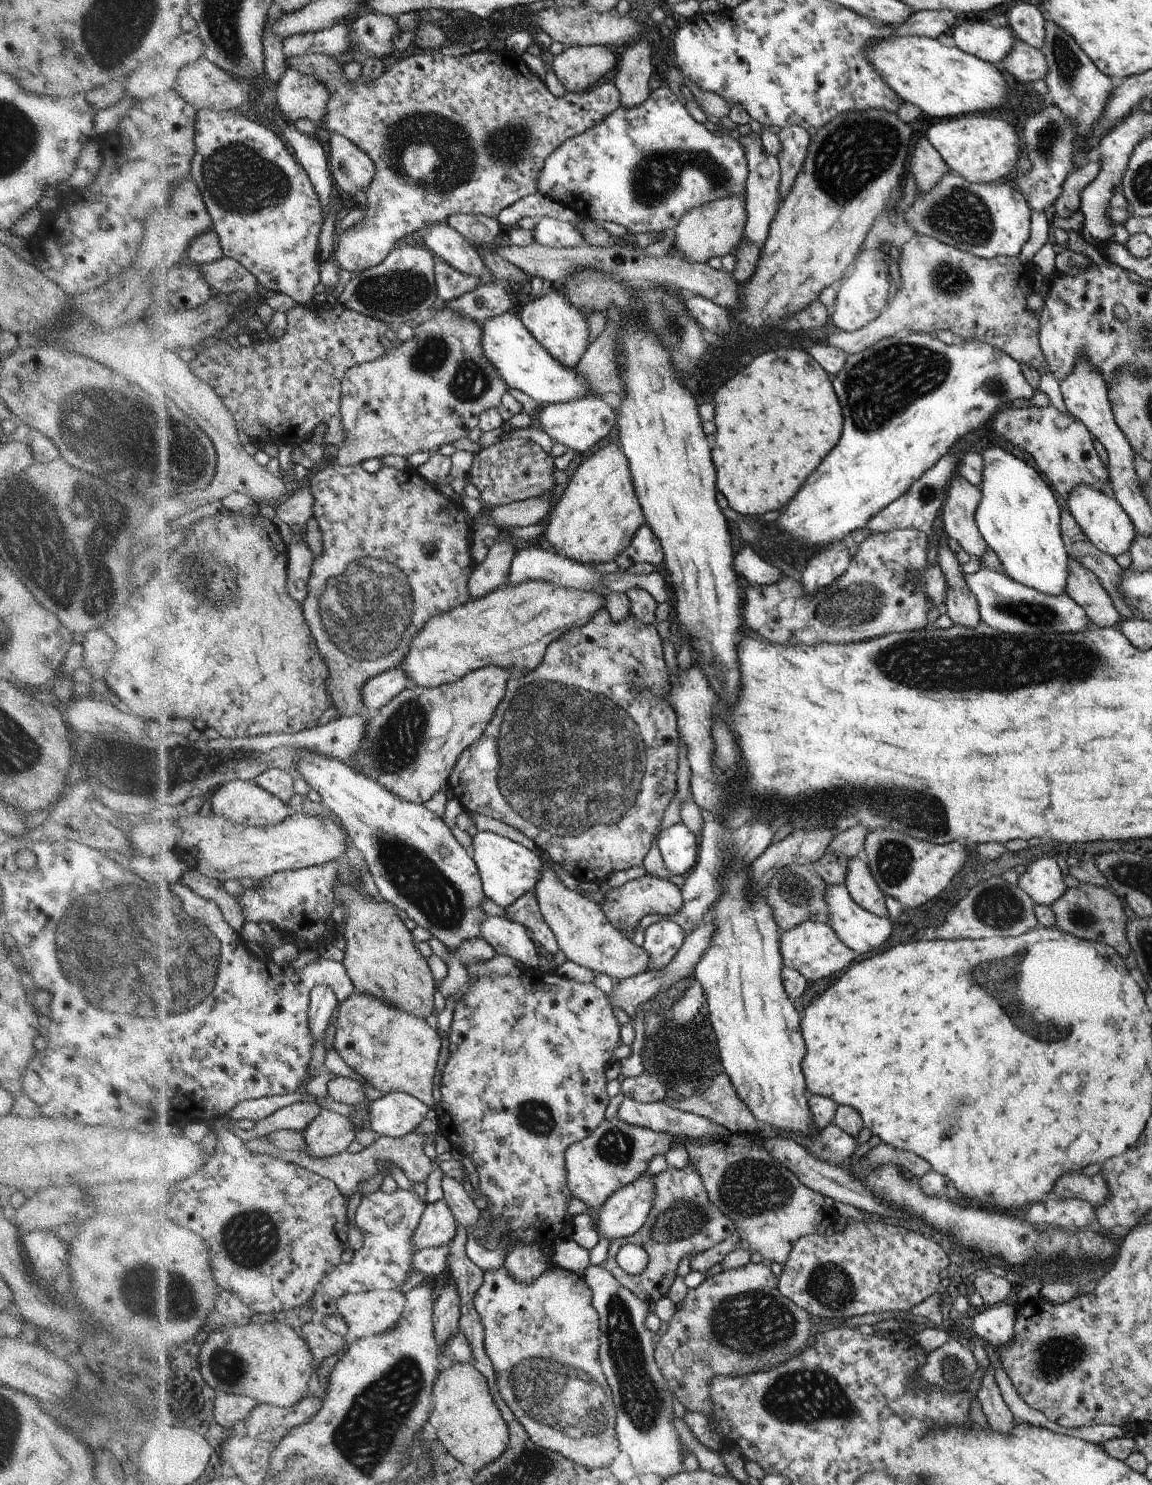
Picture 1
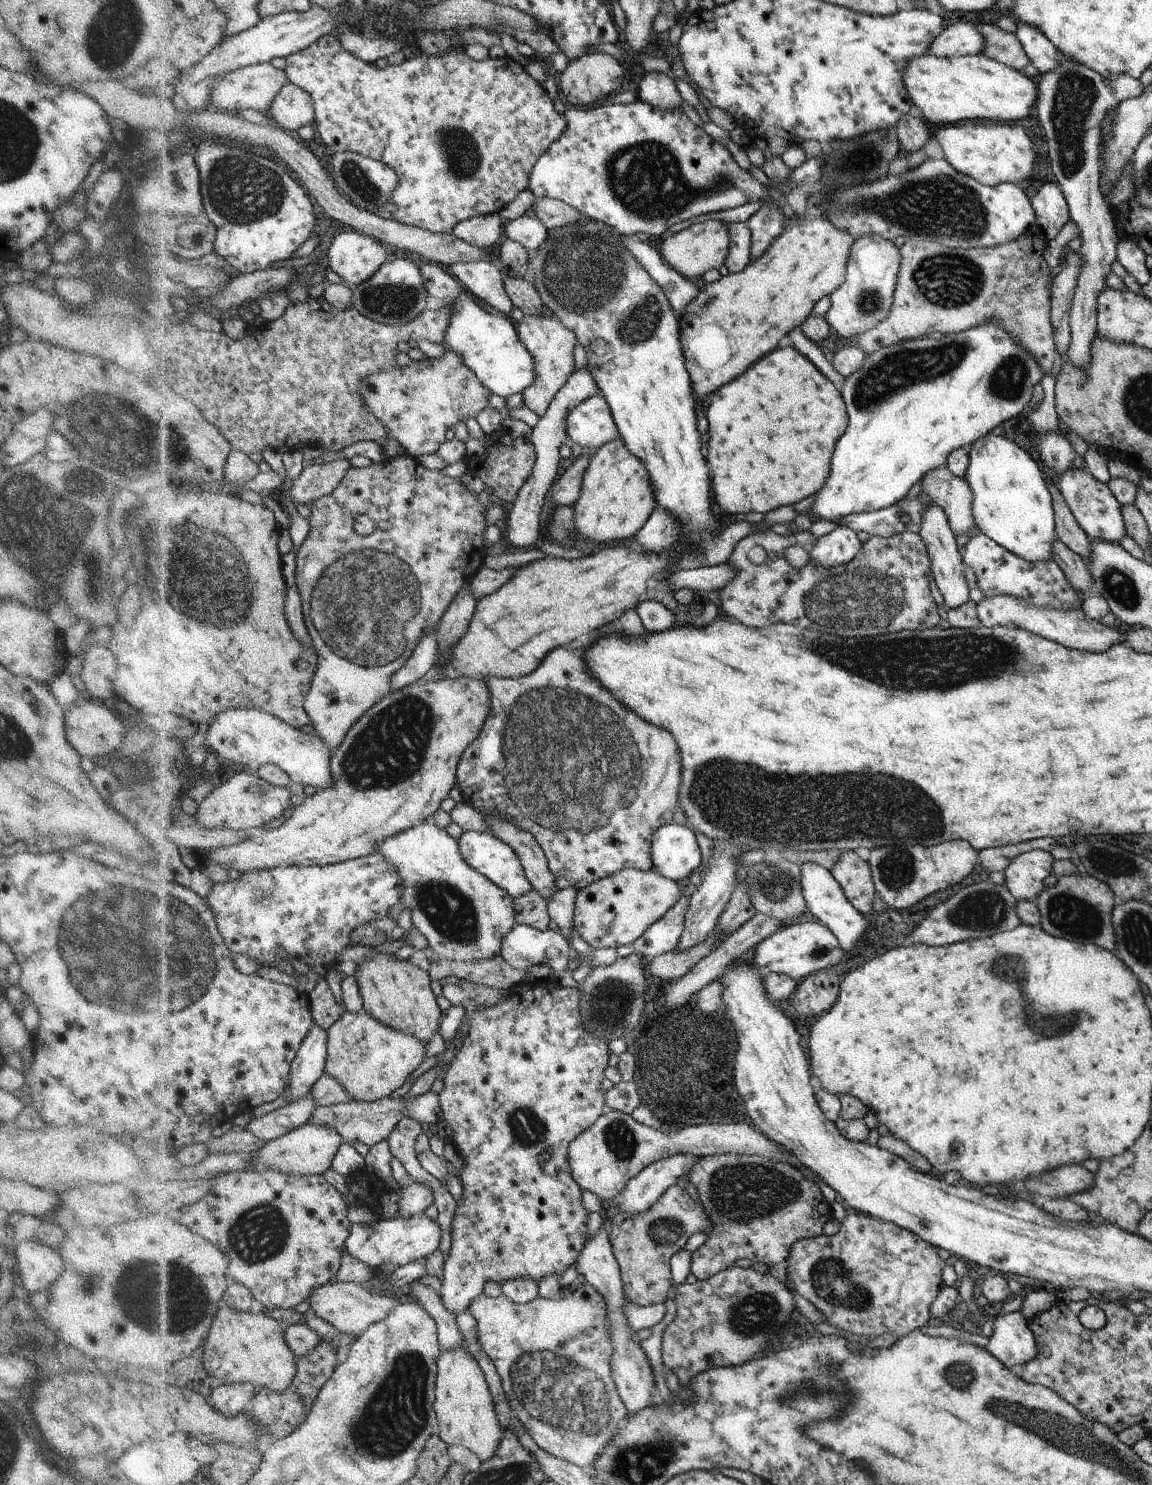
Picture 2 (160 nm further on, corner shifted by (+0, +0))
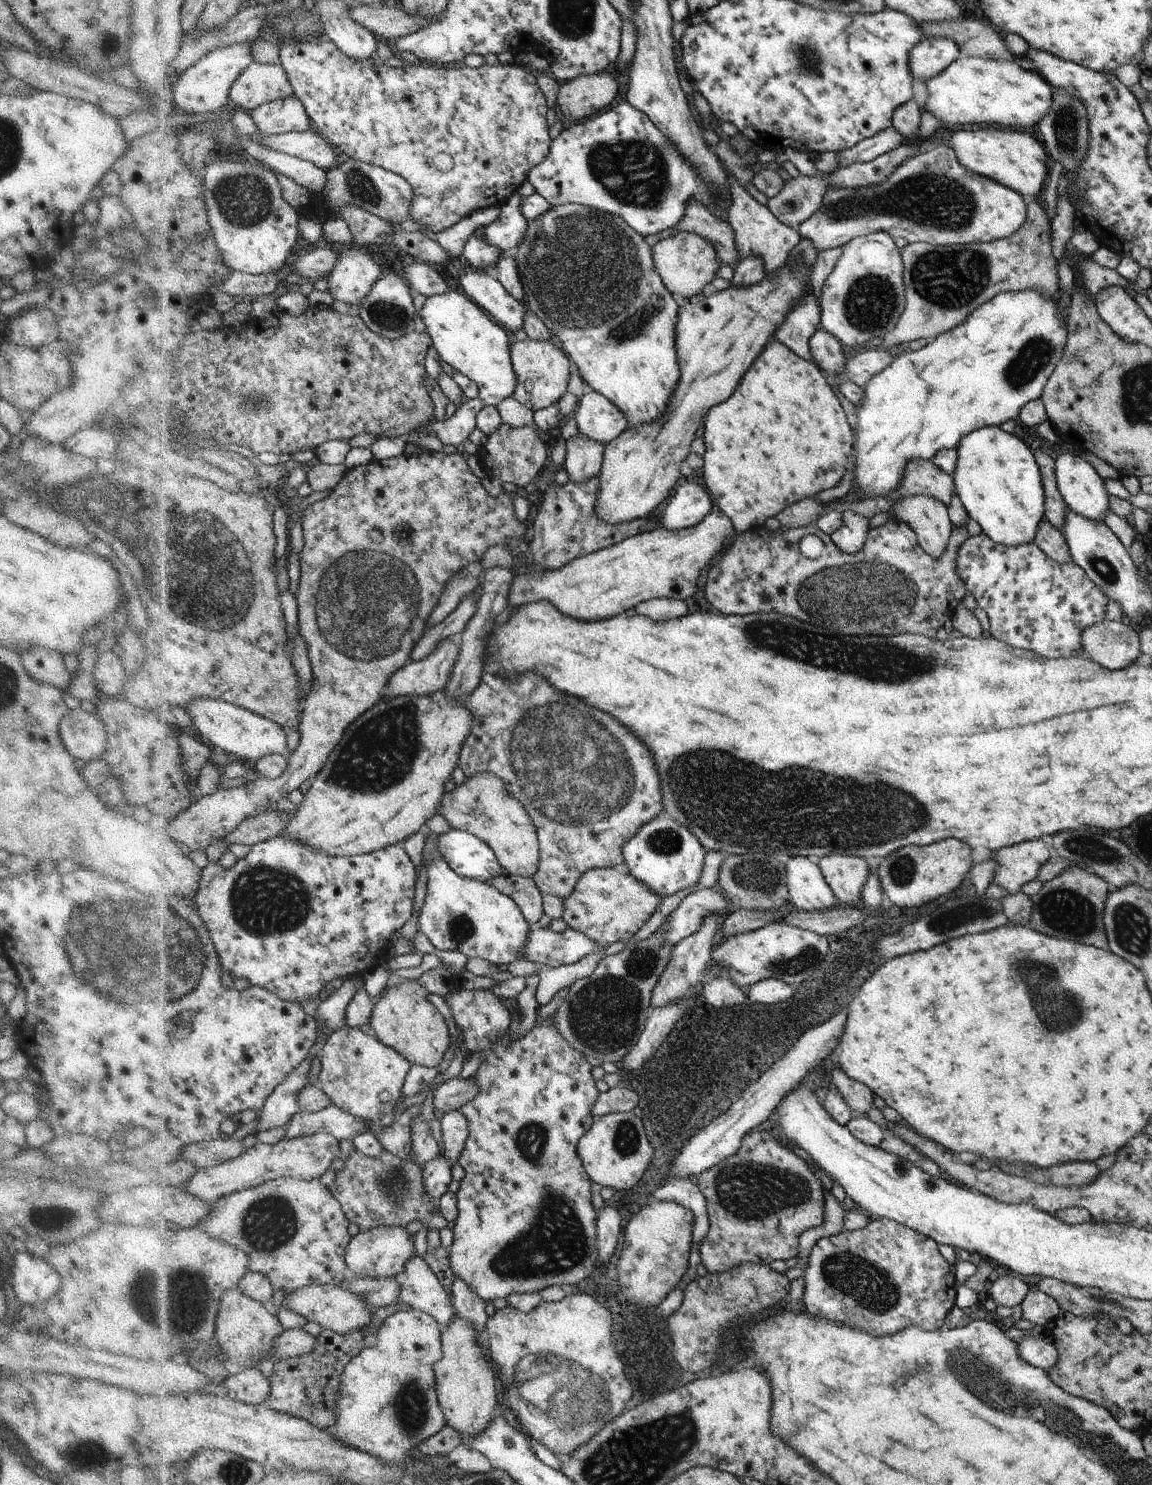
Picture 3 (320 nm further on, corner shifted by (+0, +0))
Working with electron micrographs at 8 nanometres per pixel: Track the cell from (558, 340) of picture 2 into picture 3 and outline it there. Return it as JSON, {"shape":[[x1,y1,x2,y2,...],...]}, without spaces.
{"shape":[[553,337,548,341,535,341,529,338,523,342,515,342,512,355,514,372,518,376,518,386,512,397,534,413,558,404,567,393,572,362,556,339]]}

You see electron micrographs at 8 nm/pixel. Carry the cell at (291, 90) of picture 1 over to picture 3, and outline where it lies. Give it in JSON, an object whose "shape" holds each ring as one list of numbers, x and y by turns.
{"shape":[[297,96,263,104,254,109,251,116,257,130,266,135,315,130,313,119]]}

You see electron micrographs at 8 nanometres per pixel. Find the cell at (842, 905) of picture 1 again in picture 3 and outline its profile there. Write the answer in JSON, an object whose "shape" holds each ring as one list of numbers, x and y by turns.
{"shape":[[790,857,785,859,785,871,790,906,802,911,823,911,834,906,837,896,834,896,820,865,811,862,808,857]]}

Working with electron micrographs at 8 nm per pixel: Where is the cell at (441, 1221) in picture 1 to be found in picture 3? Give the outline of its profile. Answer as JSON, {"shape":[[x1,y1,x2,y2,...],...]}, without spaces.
{"shape":[[378,1227,372,1231,361,1231,350,1243,347,1258,351,1274,375,1279,396,1279,406,1270,406,1263,414,1254,414,1243,406,1233,406,1228]]}

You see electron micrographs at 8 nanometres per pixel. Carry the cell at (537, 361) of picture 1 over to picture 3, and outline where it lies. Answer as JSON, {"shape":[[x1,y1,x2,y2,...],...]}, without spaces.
{"shape":[[450,290,426,297,417,314,422,318,425,331,431,336,439,357,476,382,478,398,484,406,497,407,499,402,512,396,518,386,518,376,510,366,508,334,494,320,490,320,490,316,480,312,480,307,474,301,468,300,462,292]]}

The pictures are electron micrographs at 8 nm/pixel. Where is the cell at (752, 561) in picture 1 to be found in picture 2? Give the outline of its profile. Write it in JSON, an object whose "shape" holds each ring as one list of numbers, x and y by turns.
{"shape":[[728,562,719,566,684,569,668,574,668,588,677,592,682,588,694,591,721,591,730,580,734,580,736,572]]}

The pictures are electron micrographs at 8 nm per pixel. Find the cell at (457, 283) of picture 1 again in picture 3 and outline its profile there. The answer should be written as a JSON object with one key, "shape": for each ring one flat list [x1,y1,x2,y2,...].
{"shape":[[415,260,412,264,407,264,403,268,402,274,405,274,406,282,412,292,419,292,427,297,439,295,446,291,450,292,450,288,446,285,442,276,428,263]]}

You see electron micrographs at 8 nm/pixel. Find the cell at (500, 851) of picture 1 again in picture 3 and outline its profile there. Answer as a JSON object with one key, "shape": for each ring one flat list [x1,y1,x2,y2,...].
{"shape":[[450,829,448,832,439,834,436,848,439,855,447,861,451,869,458,873,458,876,486,882,505,873,490,845,468,831]]}

